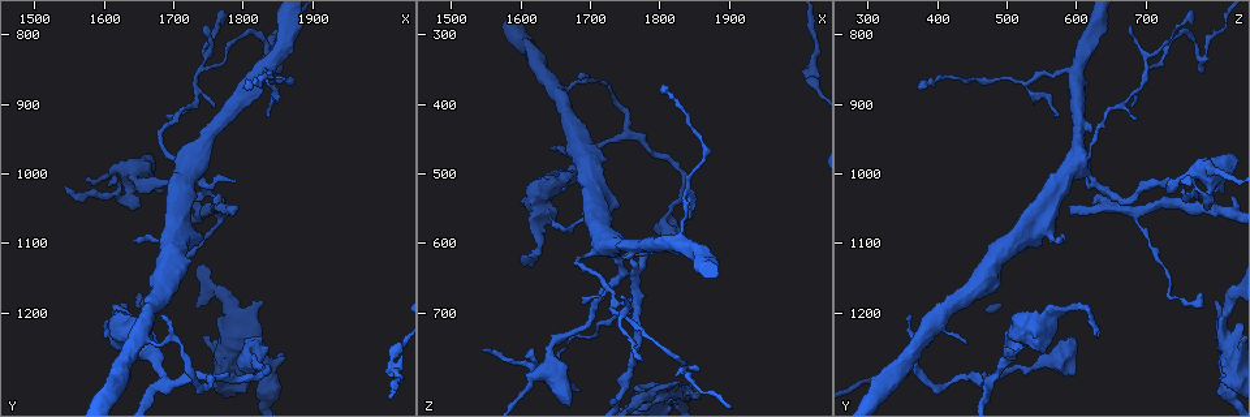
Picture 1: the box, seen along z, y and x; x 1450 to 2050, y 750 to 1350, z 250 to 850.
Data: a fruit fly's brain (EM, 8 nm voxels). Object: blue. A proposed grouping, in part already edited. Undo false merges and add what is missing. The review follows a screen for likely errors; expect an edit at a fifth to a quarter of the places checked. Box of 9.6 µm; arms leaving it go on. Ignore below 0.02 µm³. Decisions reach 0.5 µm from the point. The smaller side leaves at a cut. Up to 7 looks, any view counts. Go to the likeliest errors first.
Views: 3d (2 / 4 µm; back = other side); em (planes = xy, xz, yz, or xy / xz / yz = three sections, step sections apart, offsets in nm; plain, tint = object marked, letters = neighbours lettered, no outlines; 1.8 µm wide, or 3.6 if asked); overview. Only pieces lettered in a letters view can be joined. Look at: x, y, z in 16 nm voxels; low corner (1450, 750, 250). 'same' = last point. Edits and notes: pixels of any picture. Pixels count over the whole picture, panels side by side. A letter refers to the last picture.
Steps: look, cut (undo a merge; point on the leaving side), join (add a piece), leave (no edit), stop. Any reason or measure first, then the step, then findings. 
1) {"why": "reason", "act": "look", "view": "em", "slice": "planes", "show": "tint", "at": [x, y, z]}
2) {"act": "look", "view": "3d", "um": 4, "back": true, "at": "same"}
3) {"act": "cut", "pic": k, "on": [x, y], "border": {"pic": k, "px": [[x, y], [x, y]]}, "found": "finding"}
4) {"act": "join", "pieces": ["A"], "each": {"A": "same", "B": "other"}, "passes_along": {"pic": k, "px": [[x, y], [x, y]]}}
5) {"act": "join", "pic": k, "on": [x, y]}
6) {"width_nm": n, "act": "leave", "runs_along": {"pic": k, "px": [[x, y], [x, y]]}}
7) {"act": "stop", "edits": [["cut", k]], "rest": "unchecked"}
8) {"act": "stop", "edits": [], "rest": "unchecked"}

{"why": "tapers out", "act": "look", "view": "em", "slice": "yz", "step": 8, "show": "letters", "at": [1805, 875, 375]}

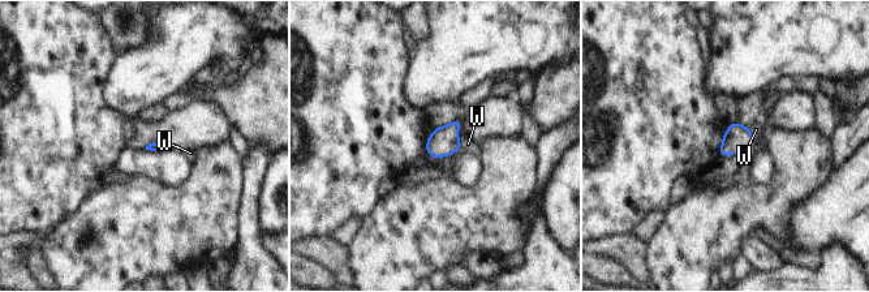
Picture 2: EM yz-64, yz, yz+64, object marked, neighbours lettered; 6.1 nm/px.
{"act": "leave", "each": {"W": "other"}, "border": {"pic": 2, "px": [[461, 123], [459, 129], [460, 147]]}, "found": "no lettered piece goes on from it"}

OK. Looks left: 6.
{"why": "sudden change in width", "act": "look", "view": "3d", "um": 4, "at": [1740, 970, 600]}

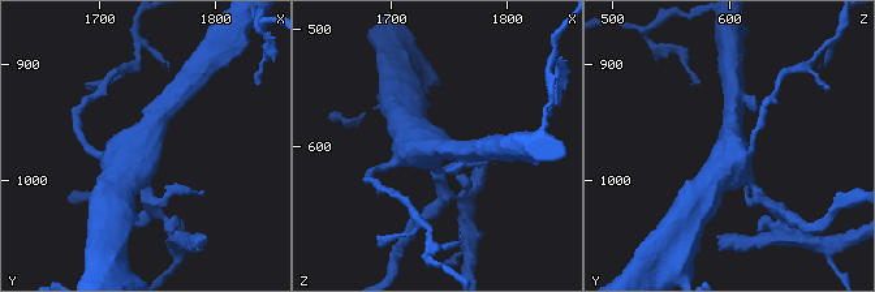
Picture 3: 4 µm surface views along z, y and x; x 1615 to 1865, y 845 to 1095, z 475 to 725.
{"why": "need the tissue", "act": "look", "view": "em", "um": 3.6, "slice": "planes", "show": "letters", "at": [1738, 968, 604]}

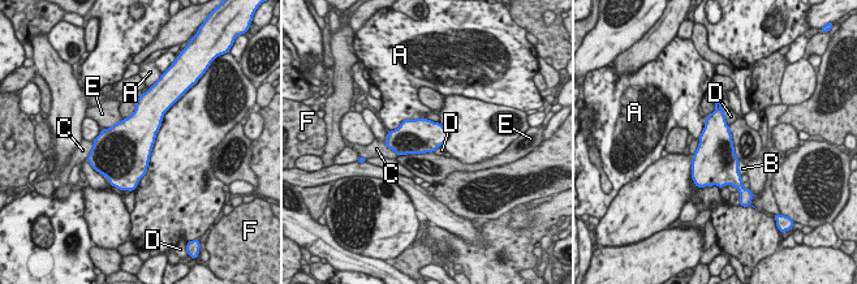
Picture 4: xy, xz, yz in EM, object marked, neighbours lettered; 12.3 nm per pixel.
{"act": "leave", "each": {"A": "other", "B": "other", "C": "other", "D": "other", "E": "other", "F": "other"}, "border": {"pic": 4, "px": [[720, 106], [728, 127]]}, "found": "continuous, no second cell"}

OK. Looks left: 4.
{"why": "thin end", "act": "look", "view": "em", "slice": "planes", "show": "letters", "at": [1545, 1020, 755]}

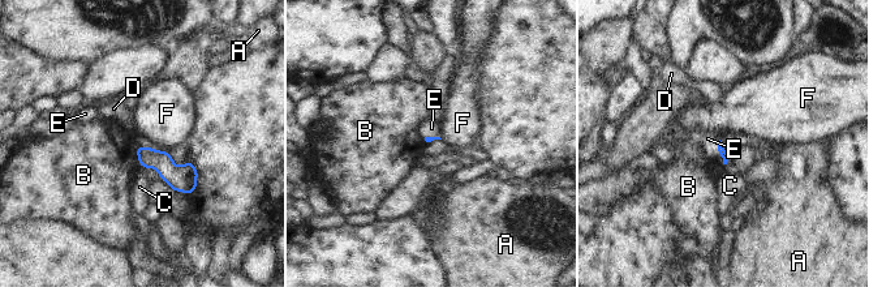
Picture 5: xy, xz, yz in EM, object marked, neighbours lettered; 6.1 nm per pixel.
{"longest_contact_nm": ["E", 80], "act": "join", "pieces": ["E"], "each": {"A": "other", "B": "other", "C": "other", "D": "other", "E": "same", "F": "other"}, "passes_along": {"pic": 5, "px": [[721, 150], [718, 145], [708, 138]]}, "found": "it goes on there"}

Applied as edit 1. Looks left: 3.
{"act": "stop", "edits": [["join", 5]], "rest": "unchecked"}

